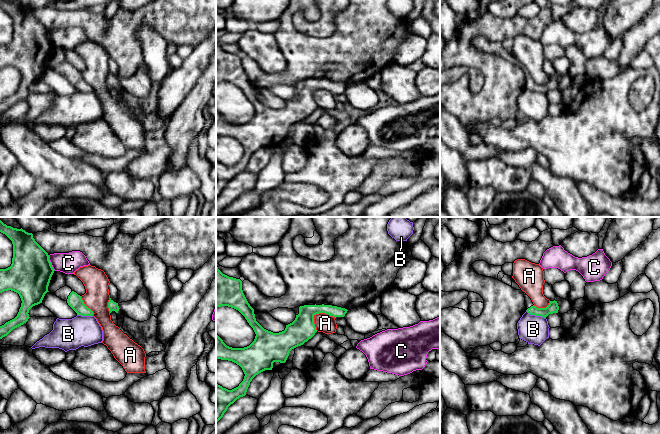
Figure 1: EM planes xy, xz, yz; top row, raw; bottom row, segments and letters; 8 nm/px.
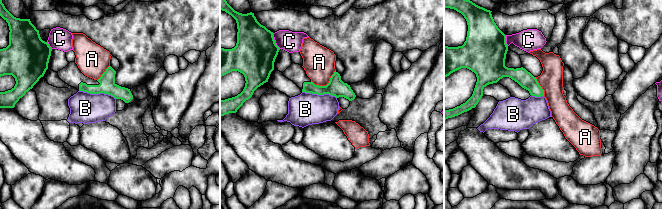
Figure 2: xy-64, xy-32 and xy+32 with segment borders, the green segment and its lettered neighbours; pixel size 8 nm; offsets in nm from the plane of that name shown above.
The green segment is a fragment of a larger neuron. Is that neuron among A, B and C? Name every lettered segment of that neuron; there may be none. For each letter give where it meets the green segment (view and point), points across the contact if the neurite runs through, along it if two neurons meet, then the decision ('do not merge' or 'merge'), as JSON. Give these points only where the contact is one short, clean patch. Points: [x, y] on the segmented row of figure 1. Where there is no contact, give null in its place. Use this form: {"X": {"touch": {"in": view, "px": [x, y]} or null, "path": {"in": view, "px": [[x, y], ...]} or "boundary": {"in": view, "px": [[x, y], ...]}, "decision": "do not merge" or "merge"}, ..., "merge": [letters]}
{"A": {"touch": {"in": "xz", "px": [318, 313]}, "boundary": {"in": "xz", "px": [[335, 317], [329, 314], [317, 313], [314, 316], [315, 329]]}, "decision": "do not merge"}, "B": {"touch": {"in": "yz", "px": [536, 315]}, "decision": "do not merge"}, "C": {"touch": {"in": "xy", "px": [50, 263]}, "decision": "do not merge"}, "merge": []}

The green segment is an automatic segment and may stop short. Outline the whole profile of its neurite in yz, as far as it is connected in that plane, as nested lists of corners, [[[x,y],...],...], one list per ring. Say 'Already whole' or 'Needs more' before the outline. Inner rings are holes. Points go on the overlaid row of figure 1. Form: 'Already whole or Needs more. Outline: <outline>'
Needs more. Outline: [[[524,295],[525,297],[525,306],[526,311],[530,315],[541,316],[546,318],[549,314],[558,313],[559,306],[557,301],[550,301],[549,305],[546,308],[537,308],[531,298],[528,295]]]

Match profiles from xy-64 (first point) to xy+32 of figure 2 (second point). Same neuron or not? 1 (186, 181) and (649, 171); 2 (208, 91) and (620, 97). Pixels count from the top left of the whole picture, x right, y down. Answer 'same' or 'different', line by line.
1: different
2: different

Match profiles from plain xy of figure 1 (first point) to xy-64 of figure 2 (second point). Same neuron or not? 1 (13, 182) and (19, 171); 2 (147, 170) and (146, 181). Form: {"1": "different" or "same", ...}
{"1": "different", "2": "different"}

